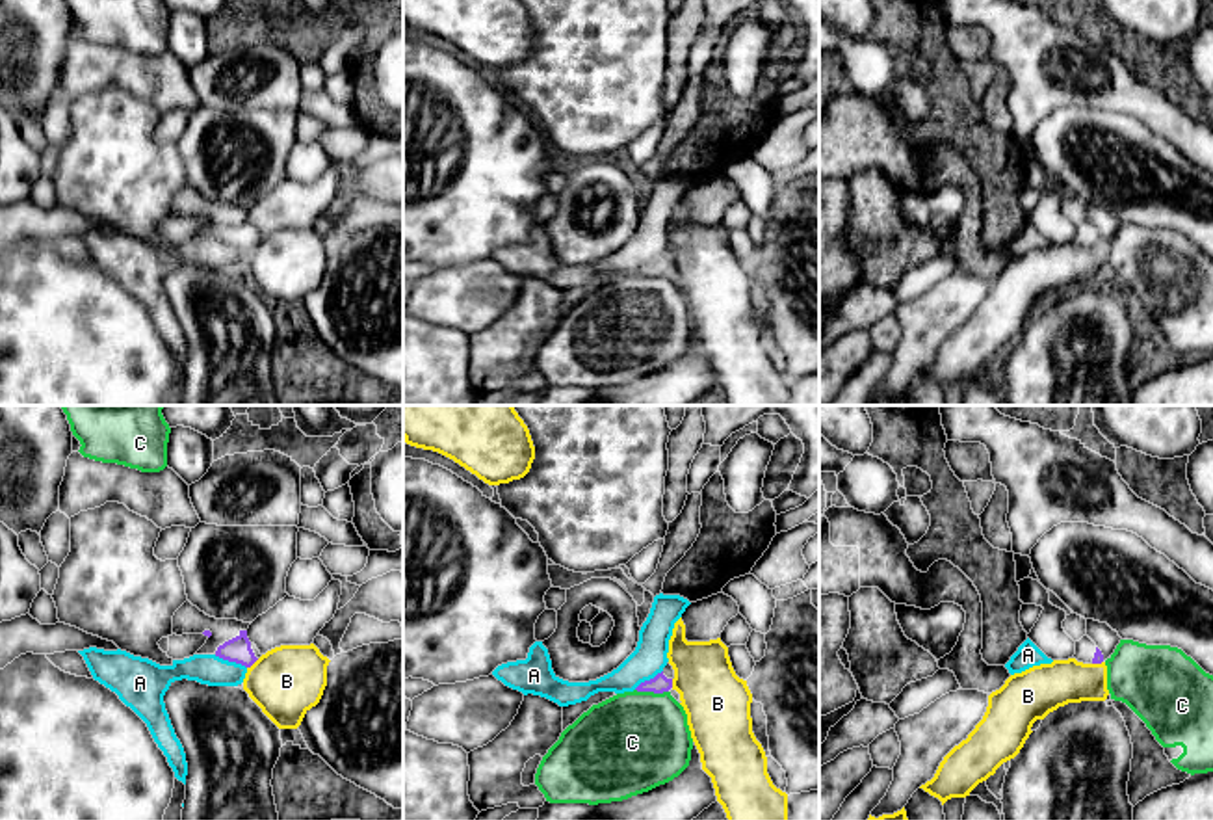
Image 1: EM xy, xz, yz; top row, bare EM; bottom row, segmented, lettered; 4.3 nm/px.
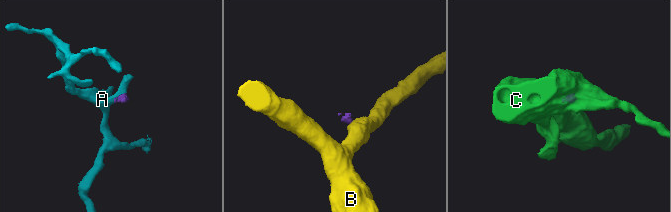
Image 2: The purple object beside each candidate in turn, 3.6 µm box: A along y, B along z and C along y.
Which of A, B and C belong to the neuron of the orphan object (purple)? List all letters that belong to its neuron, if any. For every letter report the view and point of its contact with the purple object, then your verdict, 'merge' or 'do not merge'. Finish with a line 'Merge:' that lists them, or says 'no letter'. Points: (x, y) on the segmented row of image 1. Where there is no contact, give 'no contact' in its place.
A: meets purple in xy at (231, 661); do not merge
B: meets purple in xy at (253, 662); do not merge
C: meets purple in xz at (652, 690); do not merge
Merge: no letter

